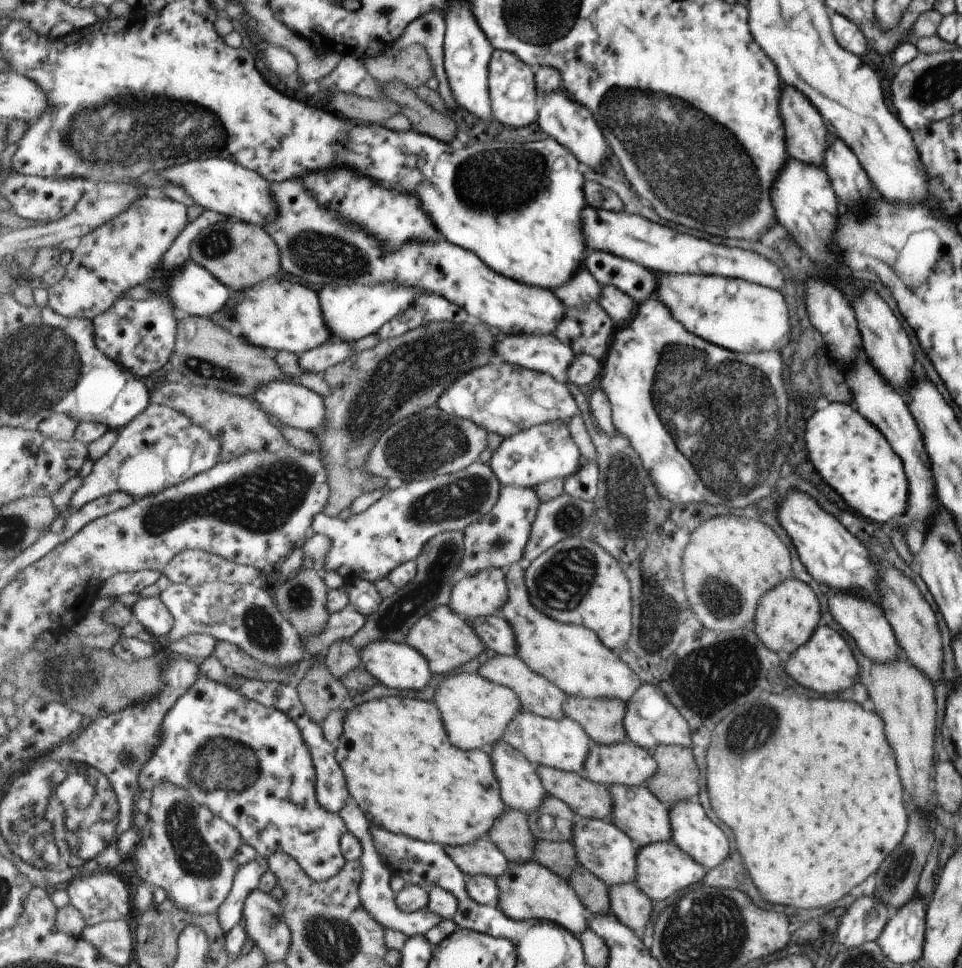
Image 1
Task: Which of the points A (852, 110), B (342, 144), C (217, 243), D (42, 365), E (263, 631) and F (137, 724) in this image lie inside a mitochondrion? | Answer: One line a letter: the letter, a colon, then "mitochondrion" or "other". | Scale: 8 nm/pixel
A: other
B: other
C: mitochondrion
D: mitochondrion
E: mitochondrion
F: other

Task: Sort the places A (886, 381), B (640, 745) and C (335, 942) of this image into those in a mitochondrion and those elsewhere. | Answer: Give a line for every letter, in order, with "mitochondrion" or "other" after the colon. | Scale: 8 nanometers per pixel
A: other
B: other
C: mitochondrion

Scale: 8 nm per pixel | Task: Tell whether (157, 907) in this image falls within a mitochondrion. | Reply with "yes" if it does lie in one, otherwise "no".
no

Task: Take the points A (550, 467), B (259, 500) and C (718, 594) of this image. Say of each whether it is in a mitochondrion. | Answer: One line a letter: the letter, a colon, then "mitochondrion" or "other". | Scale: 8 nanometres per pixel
A: other
B: mitochondrion
C: mitochondrion

